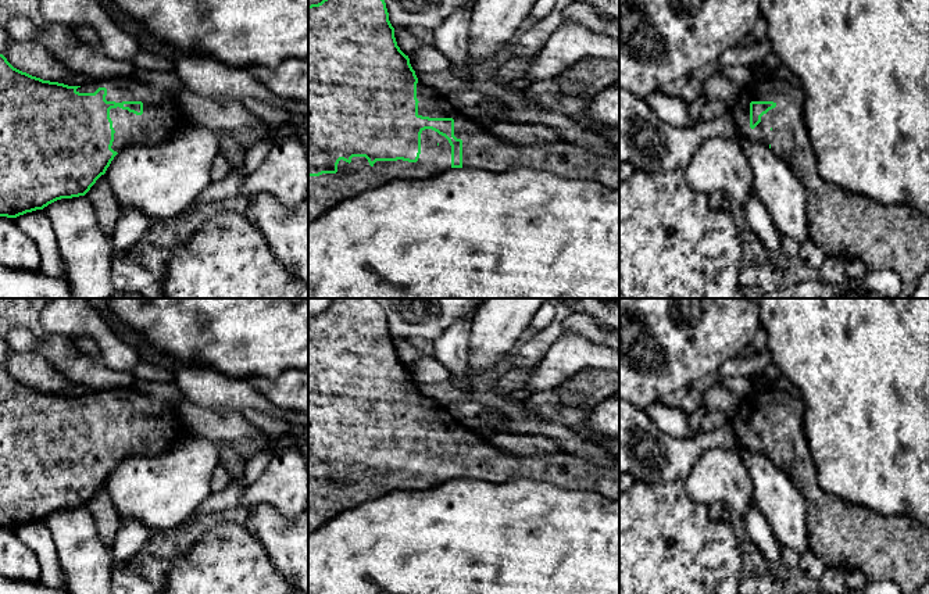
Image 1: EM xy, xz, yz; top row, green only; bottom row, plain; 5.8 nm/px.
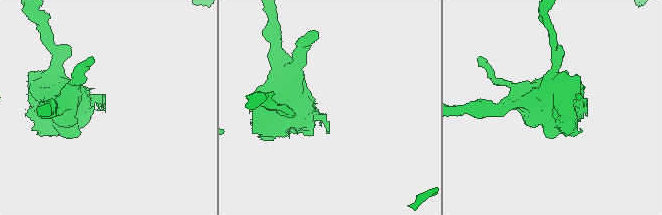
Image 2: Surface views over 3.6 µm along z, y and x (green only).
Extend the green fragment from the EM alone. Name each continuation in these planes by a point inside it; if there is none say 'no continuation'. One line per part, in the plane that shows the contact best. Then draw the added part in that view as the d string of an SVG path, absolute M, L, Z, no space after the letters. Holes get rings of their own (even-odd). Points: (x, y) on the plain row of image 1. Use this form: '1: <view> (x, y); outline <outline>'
1: xz (325, 503); outline M425 440L421 444L421 465L417 473L403 470L376 472L371 477L365 468L353 468L350 475L340 470L336 484L308 487L308 536L347 509L382 498L396 490L433 489L449 482L450 479L451 457L444 447L432 440Z

